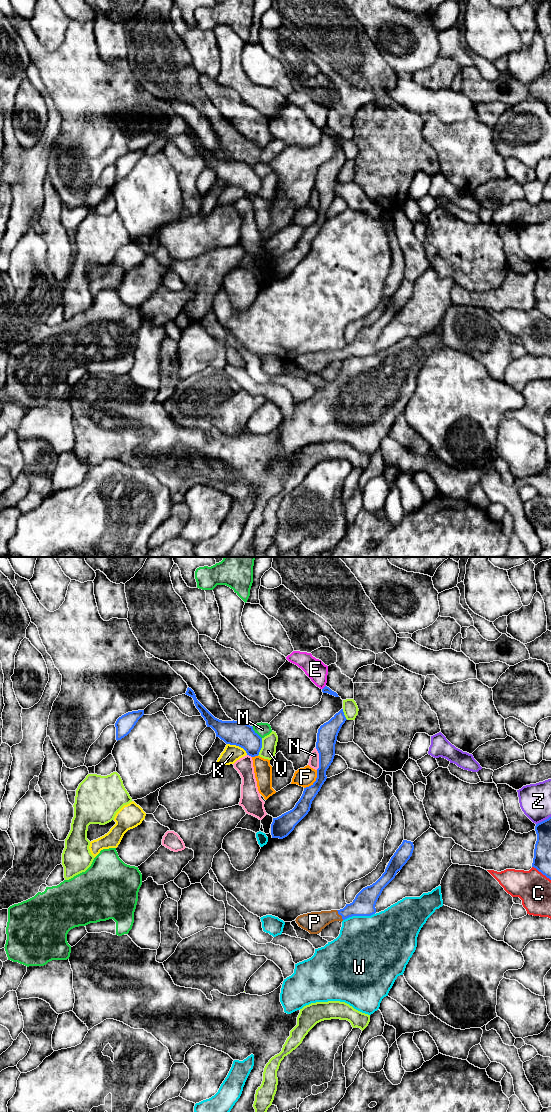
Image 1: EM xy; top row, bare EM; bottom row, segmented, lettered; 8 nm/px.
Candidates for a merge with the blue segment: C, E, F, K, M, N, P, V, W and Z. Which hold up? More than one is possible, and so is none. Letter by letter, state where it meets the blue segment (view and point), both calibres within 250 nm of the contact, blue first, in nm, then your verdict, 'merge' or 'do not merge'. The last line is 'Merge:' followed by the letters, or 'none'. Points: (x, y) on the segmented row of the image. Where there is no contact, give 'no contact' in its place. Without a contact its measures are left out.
C: contact xy (541, 872); calibres 140 and 280 nm; do not merge
E: contact xy (324, 687); calibres 50 and 170 nm; do not merge
F: contact xy (315, 781); calibres 130 and 160 nm; do not merge
K: contact xy (238, 745); calibres 190 and 140 nm; do not merge
M: contact xy (254, 732); calibres 190 and 110 nm; do not merge
N: contact xy (319, 759); calibres 160 and 80 nm; do not merge
P: contact xy (340, 914); calibres 180 and 170 nm; merge
V: contact xy (261, 747); calibres 190 and 120 nm; do not merge
W: contact xy (358, 915); calibres 180 and 480 nm; do not merge
Z: contact xy (544, 820); calibres 140 and 260 nm; do not merge
Merge: P

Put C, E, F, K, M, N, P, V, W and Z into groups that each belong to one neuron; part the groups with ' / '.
C / E / F K / M / N / P / V / W / Z

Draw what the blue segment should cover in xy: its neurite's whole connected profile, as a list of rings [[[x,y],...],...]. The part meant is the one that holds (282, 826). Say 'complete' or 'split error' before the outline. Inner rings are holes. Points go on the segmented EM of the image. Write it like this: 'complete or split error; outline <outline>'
complete; outline [[[341,709],[318,729],[316,749],[319,753],[319,768],[317,769],[316,781],[311,786],[304,788],[301,798],[292,810],[273,818],[272,838],[283,839],[287,837],[310,811],[312,801],[327,779],[326,771],[335,756],[337,736],[346,720],[343,709]]]

